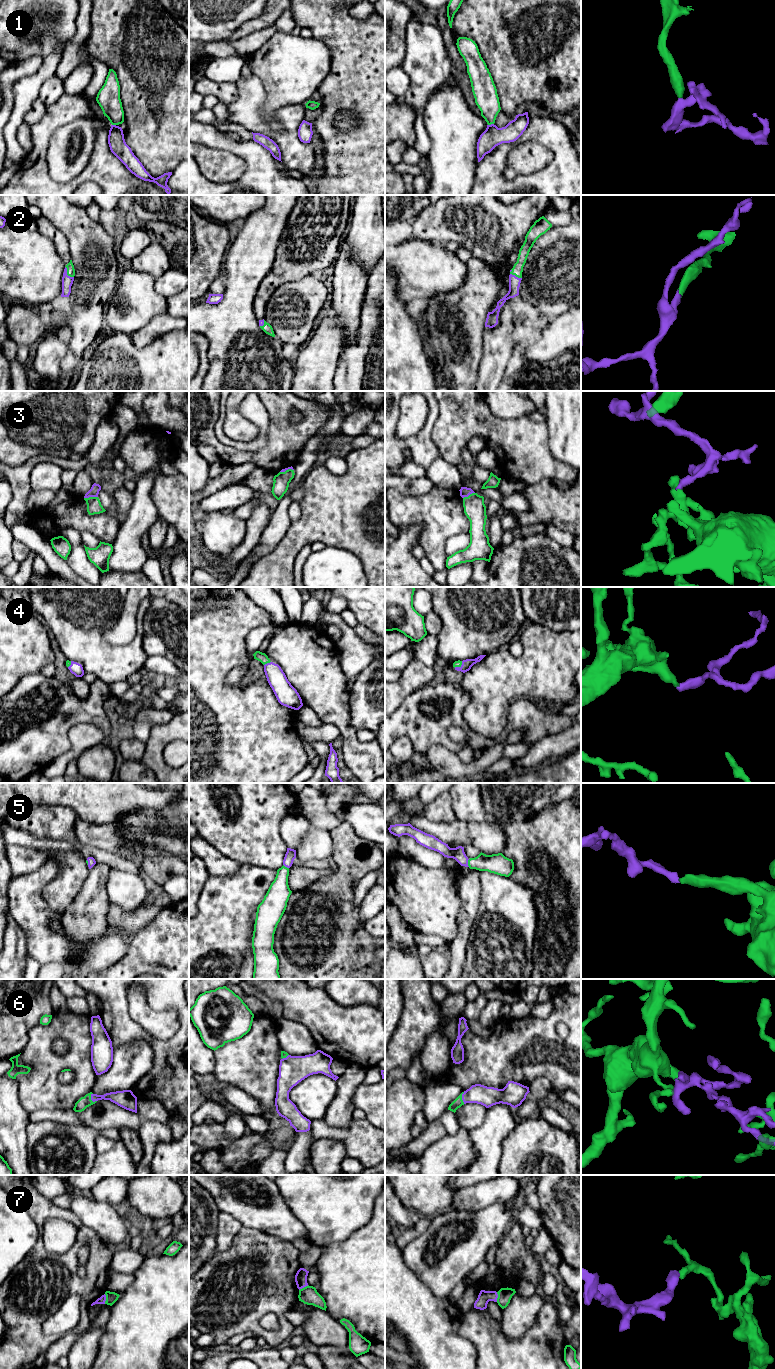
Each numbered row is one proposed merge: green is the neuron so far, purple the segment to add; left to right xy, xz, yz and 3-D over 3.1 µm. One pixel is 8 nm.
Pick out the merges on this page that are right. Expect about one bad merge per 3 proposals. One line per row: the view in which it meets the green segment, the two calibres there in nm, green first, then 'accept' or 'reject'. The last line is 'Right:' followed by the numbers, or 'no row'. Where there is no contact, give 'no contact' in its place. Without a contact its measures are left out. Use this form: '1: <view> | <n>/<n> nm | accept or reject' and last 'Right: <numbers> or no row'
1: yz | 190/160 nm | accept
2: xy | 60/90 nm | accept
3: xy | 120/80 nm | accept
4: xz | 80/160 nm | accept
5: yz | 160/100 nm | accept
6: xy | 90/120 nm | accept
7: xy | 100/60 nm | reject
Right: 1, 2, 3, 4, 5, 6

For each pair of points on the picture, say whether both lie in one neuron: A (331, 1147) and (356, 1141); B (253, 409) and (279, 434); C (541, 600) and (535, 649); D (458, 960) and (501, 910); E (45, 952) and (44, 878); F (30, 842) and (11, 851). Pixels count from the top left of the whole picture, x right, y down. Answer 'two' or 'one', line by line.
A: two
B: two
C: two
D: two
E: one
F: two

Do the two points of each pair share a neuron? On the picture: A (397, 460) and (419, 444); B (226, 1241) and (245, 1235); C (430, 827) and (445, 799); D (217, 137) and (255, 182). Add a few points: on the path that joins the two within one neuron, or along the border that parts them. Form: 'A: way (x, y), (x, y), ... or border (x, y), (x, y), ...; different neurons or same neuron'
A: way (397, 453), (405, 444), (412, 444); same neuron
B: border (242, 1226), (235, 1235), (232, 1244), (215, 1254); different neurons
C: border (419, 810), (434, 822), (452, 822), (456, 819); different neurons
D: way (231, 146), (239, 148), (255, 164), (255, 168); same neuron

